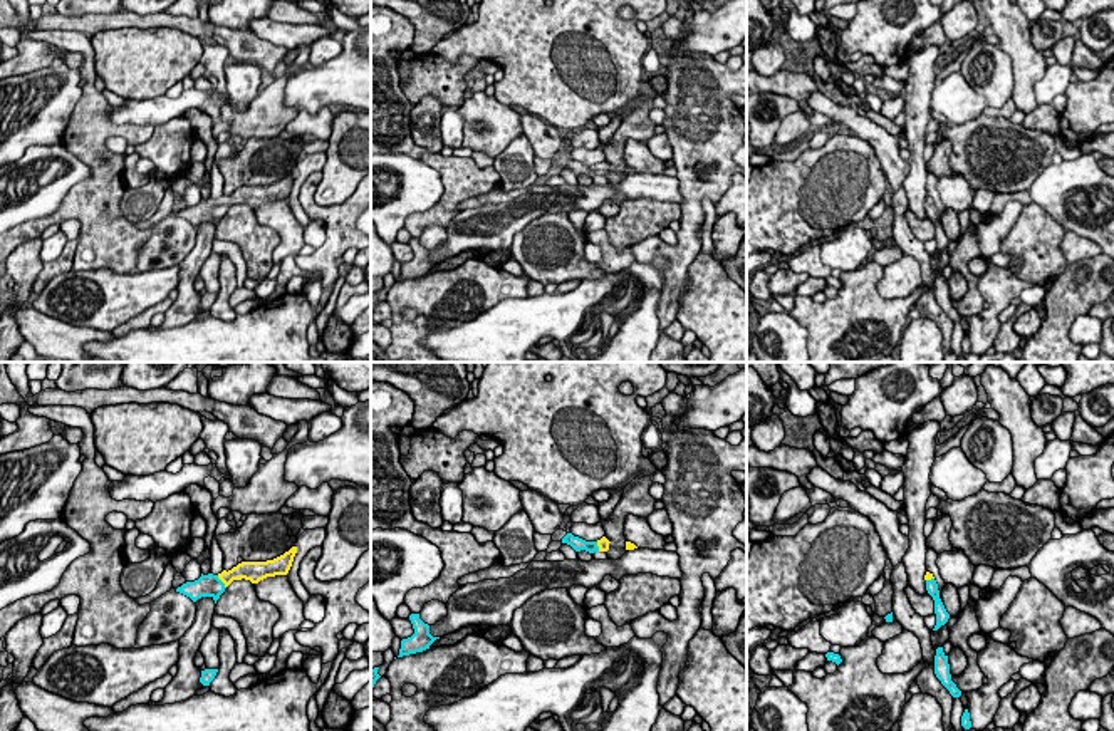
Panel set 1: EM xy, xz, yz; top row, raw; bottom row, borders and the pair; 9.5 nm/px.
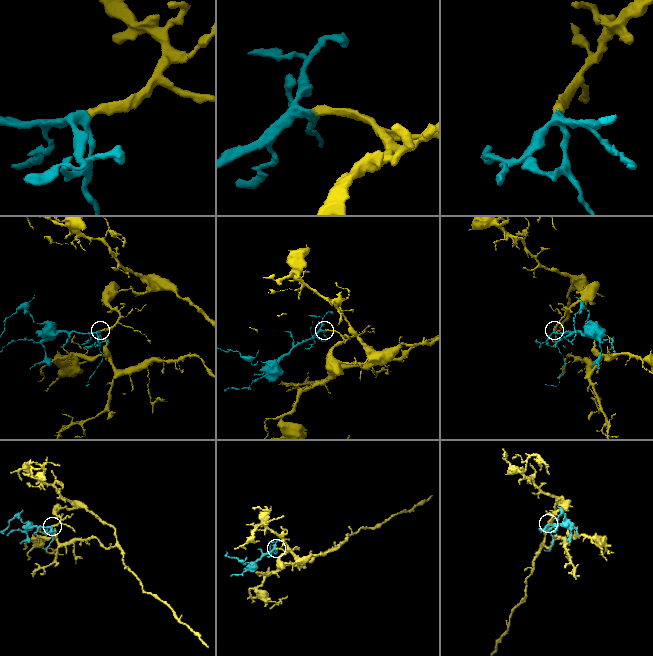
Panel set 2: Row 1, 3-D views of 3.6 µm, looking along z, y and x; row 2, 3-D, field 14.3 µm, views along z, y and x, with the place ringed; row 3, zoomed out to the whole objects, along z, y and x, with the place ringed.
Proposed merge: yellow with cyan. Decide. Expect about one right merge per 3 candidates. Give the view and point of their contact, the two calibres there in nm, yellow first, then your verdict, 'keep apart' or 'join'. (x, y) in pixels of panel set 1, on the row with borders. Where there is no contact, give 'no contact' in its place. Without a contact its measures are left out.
xy (222, 580) | 160/220 nm | join

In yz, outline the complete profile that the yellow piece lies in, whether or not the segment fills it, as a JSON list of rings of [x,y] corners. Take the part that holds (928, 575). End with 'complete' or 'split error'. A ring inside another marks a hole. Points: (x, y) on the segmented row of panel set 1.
[[[926,572],[924,580],[926,580],[926,590],[934,600],[936,625],[933,630],[938,630],[941,625],[945,625],[948,622],[950,614],[946,612],[946,609],[940,599],[938,583],[936,583],[933,573]]]; split error

